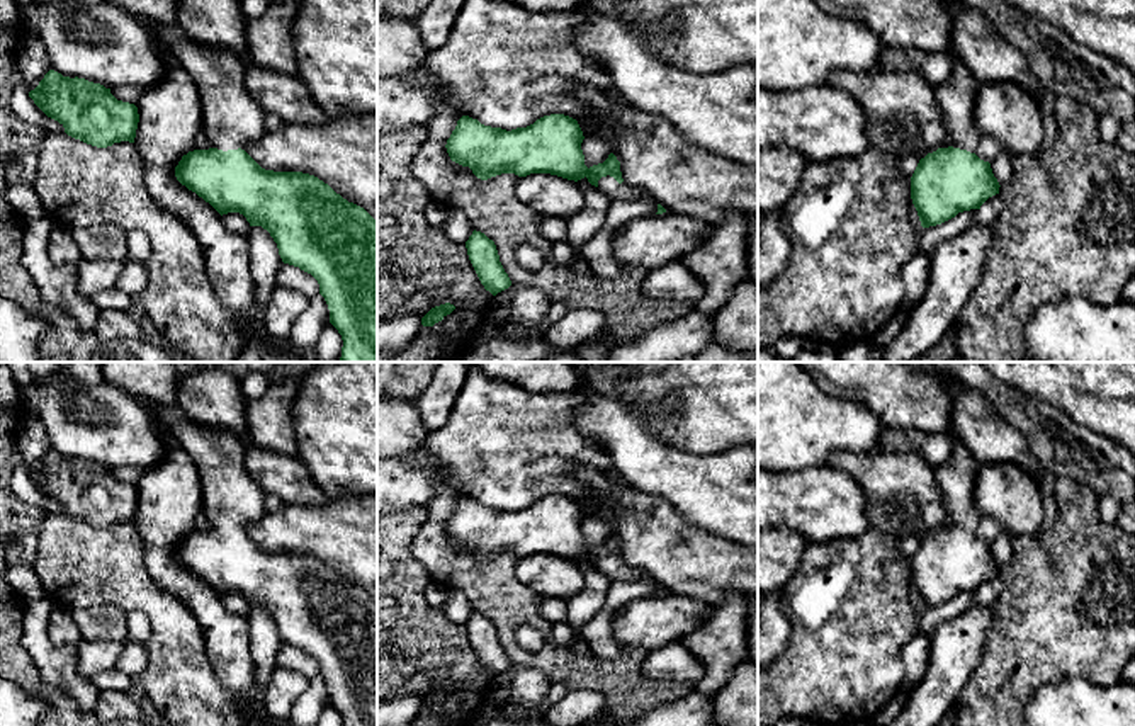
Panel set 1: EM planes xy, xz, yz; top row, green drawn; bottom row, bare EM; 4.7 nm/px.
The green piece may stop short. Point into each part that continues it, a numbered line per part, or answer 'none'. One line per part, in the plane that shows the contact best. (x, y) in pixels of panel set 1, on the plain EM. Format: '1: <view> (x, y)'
1: xy (231, 500)

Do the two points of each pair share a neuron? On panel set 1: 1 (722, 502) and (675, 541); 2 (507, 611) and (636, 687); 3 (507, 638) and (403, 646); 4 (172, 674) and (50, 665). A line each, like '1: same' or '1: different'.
1: different
2: same
3: different
4: different

